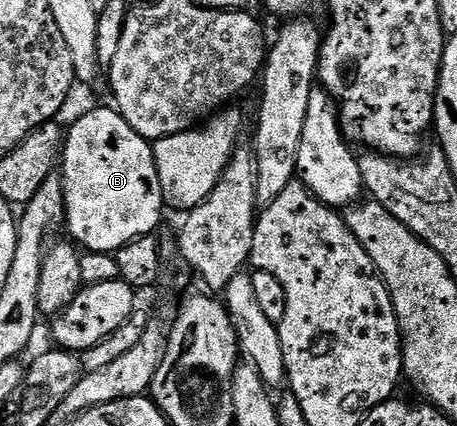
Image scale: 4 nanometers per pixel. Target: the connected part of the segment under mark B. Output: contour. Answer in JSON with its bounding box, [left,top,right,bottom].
[61,108,165,255]

